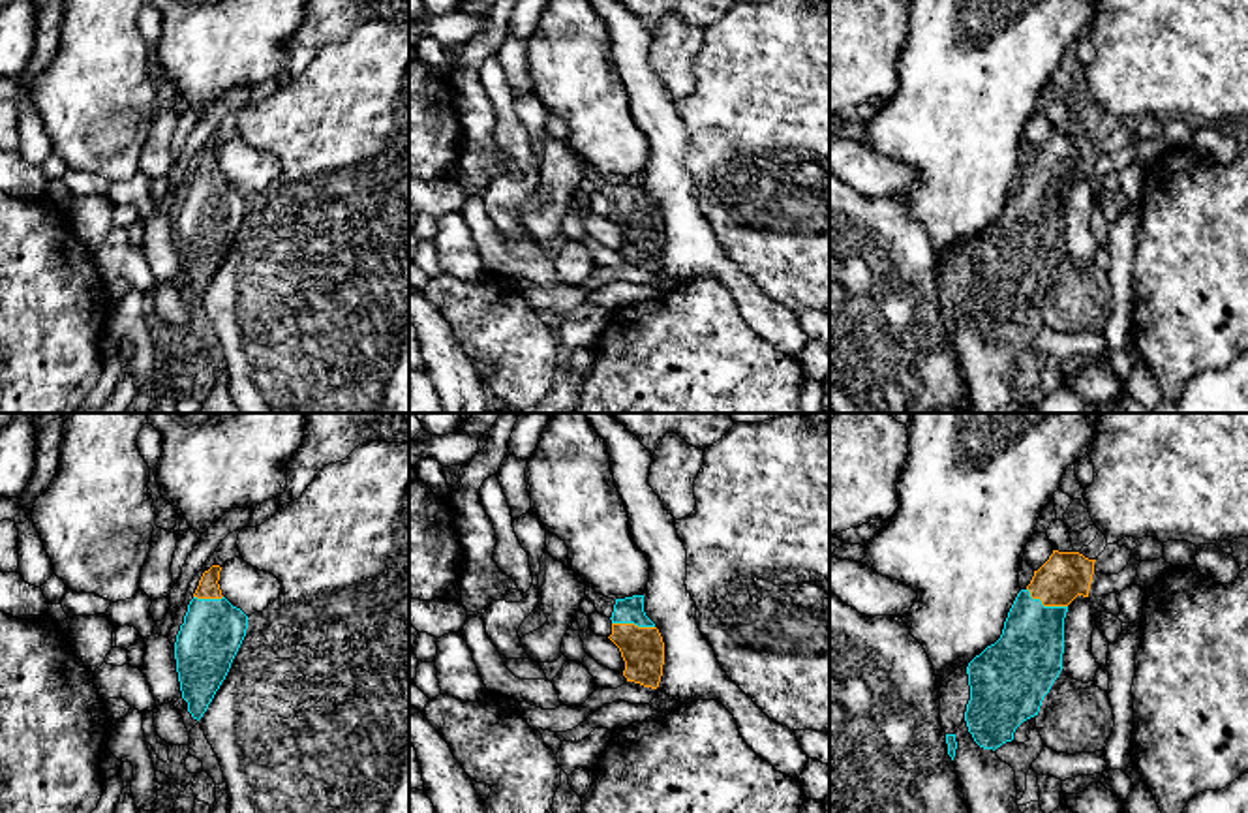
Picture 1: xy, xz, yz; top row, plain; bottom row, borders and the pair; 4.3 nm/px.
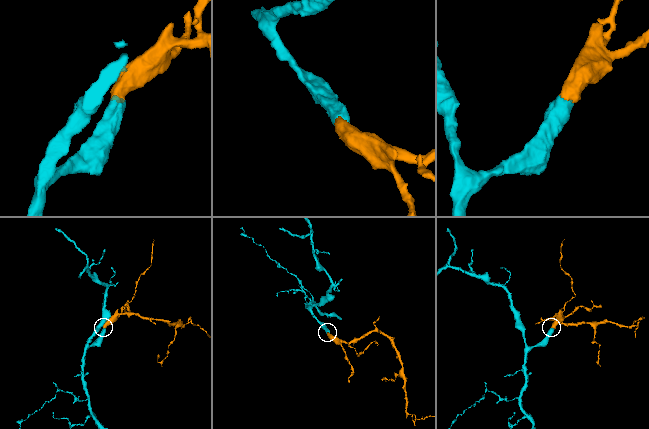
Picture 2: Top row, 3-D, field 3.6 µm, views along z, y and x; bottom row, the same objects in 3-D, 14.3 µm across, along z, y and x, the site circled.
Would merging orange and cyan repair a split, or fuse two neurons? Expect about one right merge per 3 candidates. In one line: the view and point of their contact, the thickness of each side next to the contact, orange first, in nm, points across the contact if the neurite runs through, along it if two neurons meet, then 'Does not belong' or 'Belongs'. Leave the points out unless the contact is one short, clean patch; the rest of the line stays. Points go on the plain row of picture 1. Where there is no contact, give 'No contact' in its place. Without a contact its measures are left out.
Touches orange at yz (1046, 184). Thickness 200 nm (orange) against 300 nm. Path across: yz (1065, 154), (1051, 168), (1046, 184), (1036, 196), (1027, 237). Belongs

